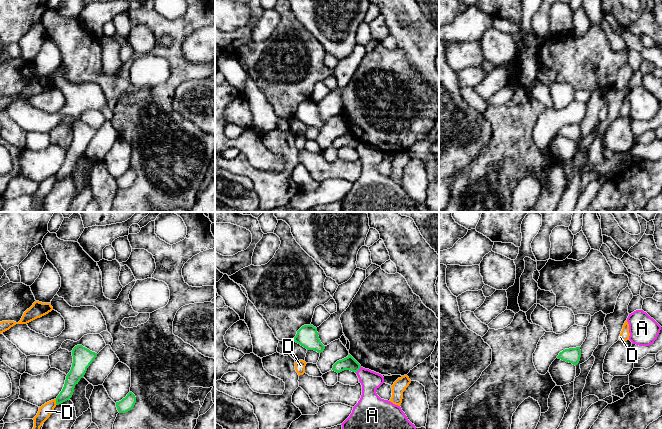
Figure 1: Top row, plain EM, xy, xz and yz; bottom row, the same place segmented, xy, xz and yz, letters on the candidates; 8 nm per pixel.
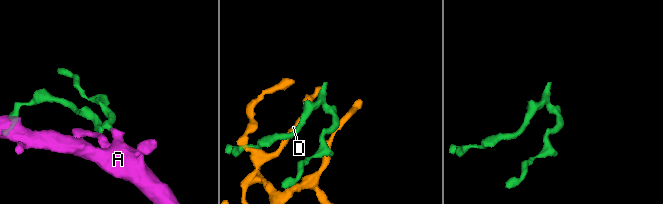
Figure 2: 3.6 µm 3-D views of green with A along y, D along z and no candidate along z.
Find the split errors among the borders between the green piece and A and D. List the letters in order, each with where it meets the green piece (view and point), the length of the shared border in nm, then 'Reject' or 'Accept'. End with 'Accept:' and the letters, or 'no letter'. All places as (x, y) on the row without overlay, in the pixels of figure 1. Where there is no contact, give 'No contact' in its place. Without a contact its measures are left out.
A: Touches green at xz (358, 145). Shared border 70 nm. Reject
D: Touches green at xy (56, 178). Shared border 50 nm. Reject
Accept: no letter

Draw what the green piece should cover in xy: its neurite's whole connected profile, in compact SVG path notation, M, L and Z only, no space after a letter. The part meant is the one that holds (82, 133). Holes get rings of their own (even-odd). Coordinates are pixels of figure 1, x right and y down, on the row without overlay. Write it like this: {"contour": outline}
{"contour": "M77 121L72 126L73 139L70 148L66 152L65 160L56 174L59 181L69 176L74 168L75 161L84 153L87 144L97 133L97 129L90 127L82 121Z"}

